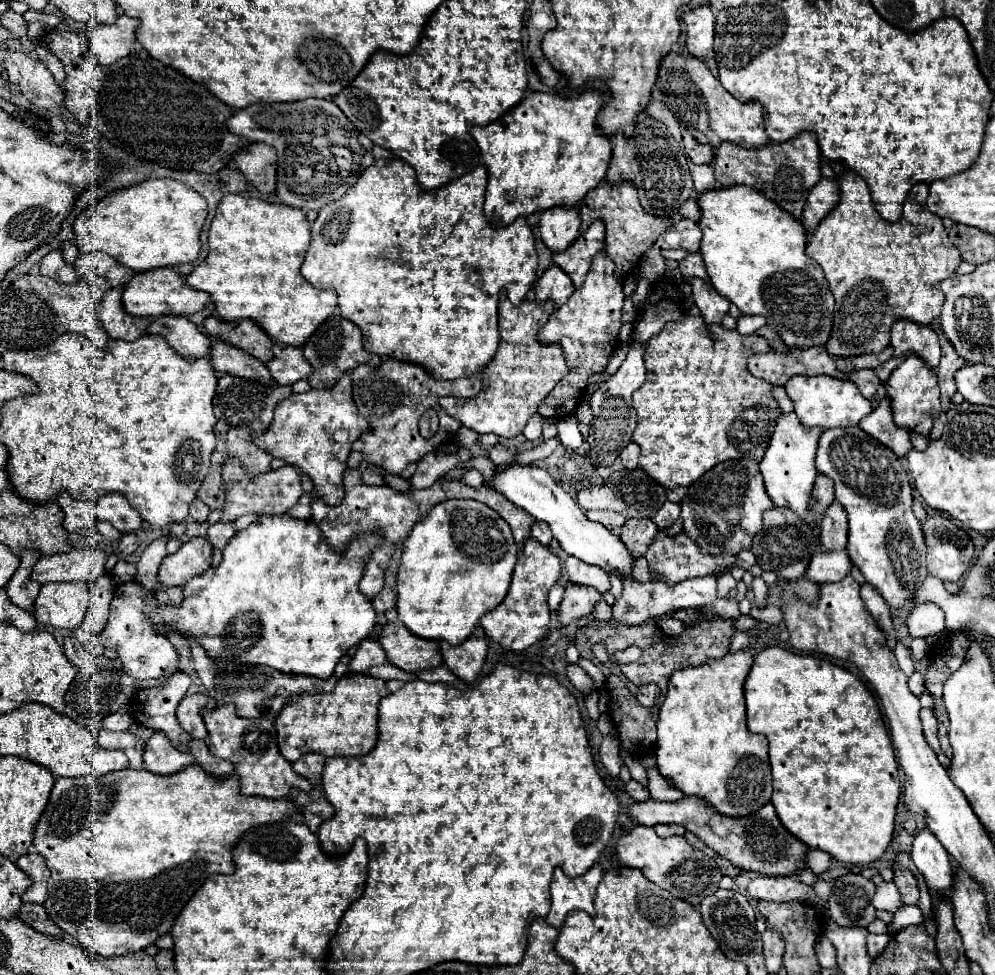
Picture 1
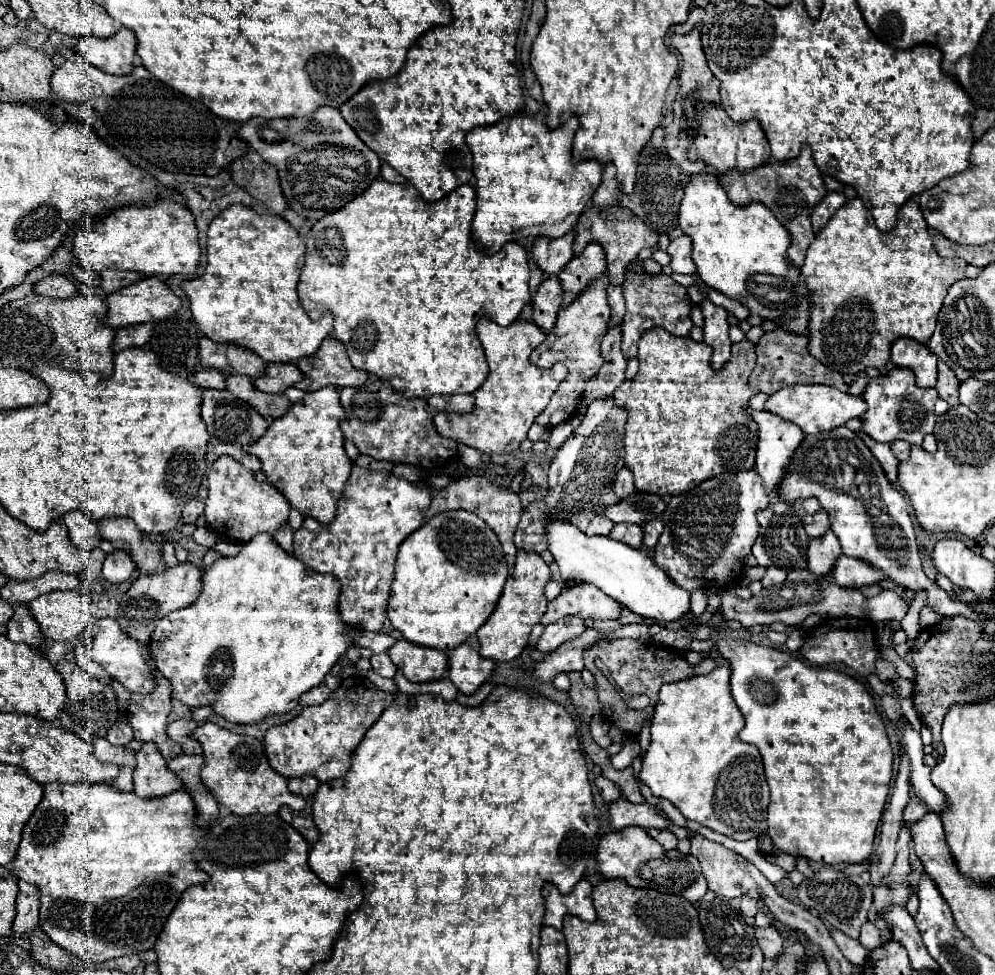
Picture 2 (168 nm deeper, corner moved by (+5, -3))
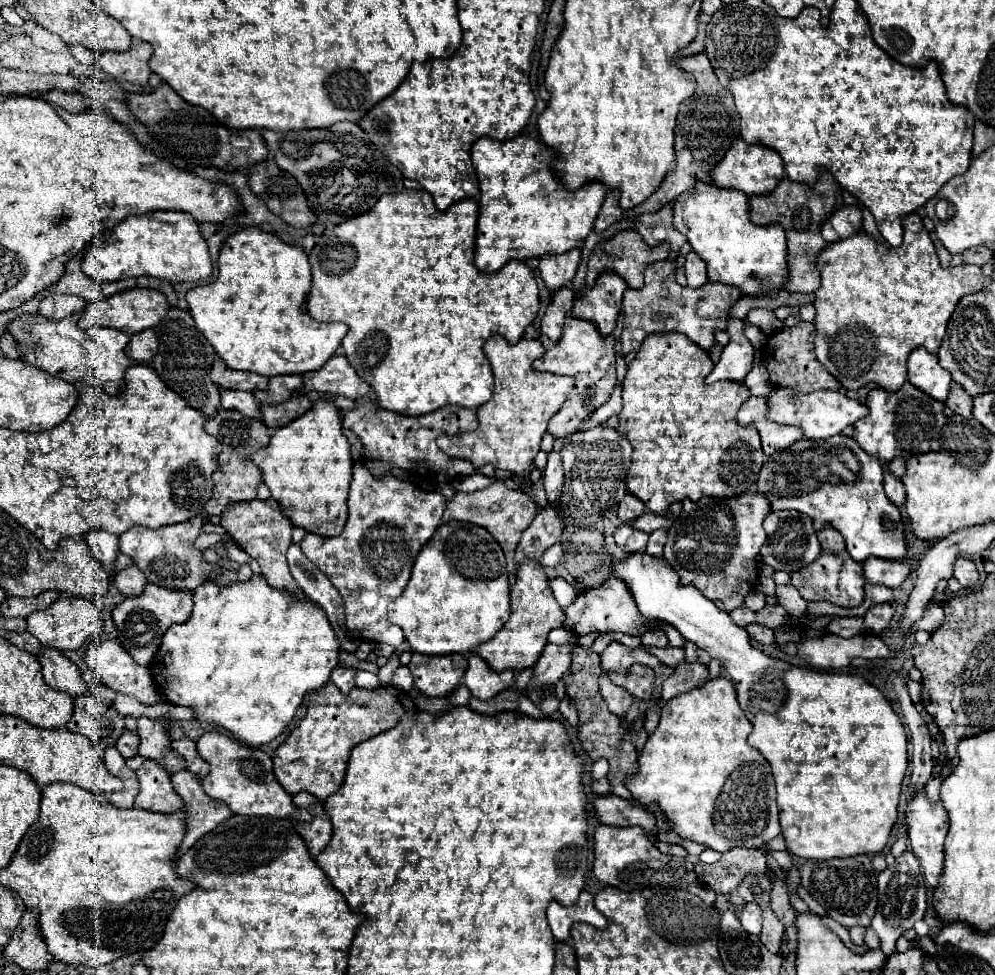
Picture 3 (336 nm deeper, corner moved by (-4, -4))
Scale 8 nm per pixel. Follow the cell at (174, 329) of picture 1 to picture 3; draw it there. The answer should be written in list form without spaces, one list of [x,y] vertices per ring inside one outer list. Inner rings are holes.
[[[222,392],[222,408],[224,410],[238,410],[248,418],[262,420],[258,400],[248,392]]]

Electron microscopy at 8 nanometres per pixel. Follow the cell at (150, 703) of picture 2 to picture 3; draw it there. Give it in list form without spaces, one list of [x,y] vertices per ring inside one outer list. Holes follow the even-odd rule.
[[[138,718],[138,736],[140,736],[140,748],[138,748],[140,756],[156,760],[168,774],[186,768],[184,758],[176,756],[174,750],[170,748],[170,738],[160,720]]]

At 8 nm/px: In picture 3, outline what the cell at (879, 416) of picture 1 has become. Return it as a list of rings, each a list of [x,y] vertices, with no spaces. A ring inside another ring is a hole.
[[[890,472],[884,474],[884,492],[886,492],[888,500],[892,500],[892,504],[896,504],[896,506],[902,506],[906,500],[904,484],[898,478],[894,478]]]

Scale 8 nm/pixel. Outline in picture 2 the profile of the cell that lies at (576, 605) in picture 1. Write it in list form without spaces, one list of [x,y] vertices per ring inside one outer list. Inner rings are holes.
[[[565,615],[557,623],[551,623],[545,627],[543,635],[537,641],[539,651],[553,651],[561,643],[579,637],[585,631],[585,621],[579,619],[577,615]]]

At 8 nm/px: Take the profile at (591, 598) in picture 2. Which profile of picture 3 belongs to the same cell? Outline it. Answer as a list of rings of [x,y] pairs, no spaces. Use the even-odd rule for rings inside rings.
[[[616,578],[606,580],[602,588],[580,592],[578,598],[564,610],[564,614],[566,614],[564,628],[574,632],[576,636],[590,632],[598,632],[598,634],[622,632],[628,636],[642,636],[646,630],[650,630],[650,626],[646,626],[650,620],[640,616],[640,610],[636,608],[636,602],[632,600],[628,586],[624,584],[624,580],[616,580]]]

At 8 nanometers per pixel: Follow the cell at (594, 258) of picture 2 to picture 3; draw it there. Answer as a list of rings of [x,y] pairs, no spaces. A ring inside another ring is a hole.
[[[606,272],[596,280],[594,288],[586,288],[580,296],[576,296],[572,314],[596,324],[600,336],[610,336],[622,312],[622,296],[626,288],[628,286],[620,276]]]

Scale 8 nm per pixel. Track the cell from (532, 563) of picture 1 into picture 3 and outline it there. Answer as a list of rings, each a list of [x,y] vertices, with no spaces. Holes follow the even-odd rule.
[[[528,560],[520,564],[516,584],[510,590],[508,622],[504,624],[504,628],[500,628],[500,632],[492,640],[476,646],[472,652],[484,658],[494,672],[502,672],[508,668],[524,670],[524,668],[534,666],[536,660],[540,658],[548,642],[548,632],[554,628],[562,628],[562,626],[564,626],[564,610],[560,608],[560,604],[552,596],[552,590],[548,588],[548,578],[546,578],[544,568],[538,562]]]

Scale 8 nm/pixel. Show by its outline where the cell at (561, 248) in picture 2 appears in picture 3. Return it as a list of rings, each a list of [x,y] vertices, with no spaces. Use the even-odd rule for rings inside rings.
[[[570,250],[560,256],[544,256],[540,260],[540,278],[544,280],[550,292],[556,292],[564,286],[572,286],[572,278],[576,276],[580,264],[580,250]]]

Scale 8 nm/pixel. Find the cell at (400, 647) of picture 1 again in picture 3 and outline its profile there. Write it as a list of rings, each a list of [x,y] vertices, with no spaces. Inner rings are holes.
[[[412,654],[408,664],[414,686],[424,696],[450,696],[462,682],[466,672],[468,658],[464,654],[446,654],[446,656],[424,656]]]

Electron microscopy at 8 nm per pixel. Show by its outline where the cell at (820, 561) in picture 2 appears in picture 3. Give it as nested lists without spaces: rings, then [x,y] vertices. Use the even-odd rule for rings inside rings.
[[[844,550],[842,556],[830,554],[830,552],[822,552],[812,564],[796,570],[792,574],[792,584],[796,586],[796,590],[800,590],[800,596],[808,602],[818,602],[818,600],[826,600],[832,602],[836,606],[842,608],[856,608],[862,604],[864,600],[864,572],[862,566],[856,564],[848,552]]]

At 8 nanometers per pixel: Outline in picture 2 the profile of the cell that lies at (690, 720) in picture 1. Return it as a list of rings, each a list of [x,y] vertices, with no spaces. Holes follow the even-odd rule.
[[[721,665],[707,675],[693,675],[661,687],[655,715],[651,719],[651,745],[643,759],[641,781],[651,787],[653,795],[669,799],[687,819],[699,821],[701,825],[731,839],[747,841],[767,831],[769,785],[765,781],[759,749],[739,739],[739,731],[745,721],[731,697],[729,675],[729,667]]]

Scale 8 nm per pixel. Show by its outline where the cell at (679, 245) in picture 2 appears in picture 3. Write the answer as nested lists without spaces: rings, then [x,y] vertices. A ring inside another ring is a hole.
[[[690,252],[686,256],[686,278],[688,278],[688,286],[692,288],[700,288],[708,282],[708,276],[706,276],[706,264],[704,260],[696,254],[696,252]]]

